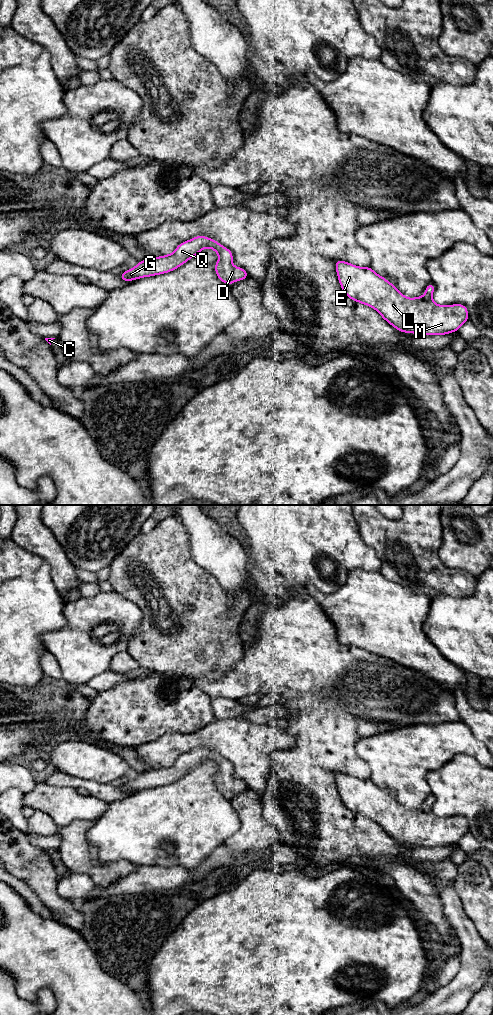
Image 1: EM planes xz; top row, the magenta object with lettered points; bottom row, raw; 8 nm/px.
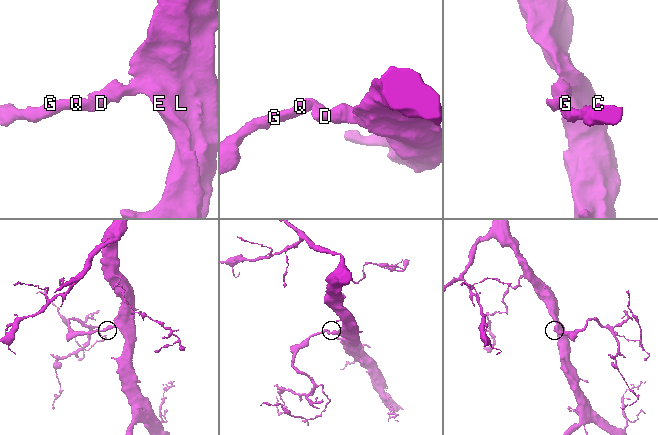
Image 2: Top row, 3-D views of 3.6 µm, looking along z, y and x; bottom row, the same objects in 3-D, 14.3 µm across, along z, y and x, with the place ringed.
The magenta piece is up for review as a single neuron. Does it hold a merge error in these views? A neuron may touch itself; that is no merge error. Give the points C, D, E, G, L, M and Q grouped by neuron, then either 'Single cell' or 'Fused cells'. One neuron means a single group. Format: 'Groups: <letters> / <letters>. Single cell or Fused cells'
Groups: C D E G L M Q. Single cell

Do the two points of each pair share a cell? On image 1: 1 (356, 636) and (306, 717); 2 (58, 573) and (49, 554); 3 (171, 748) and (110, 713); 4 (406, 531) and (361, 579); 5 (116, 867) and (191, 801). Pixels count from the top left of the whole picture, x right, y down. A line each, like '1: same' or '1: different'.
1: different
2: same
3: different
4: different
5: different

